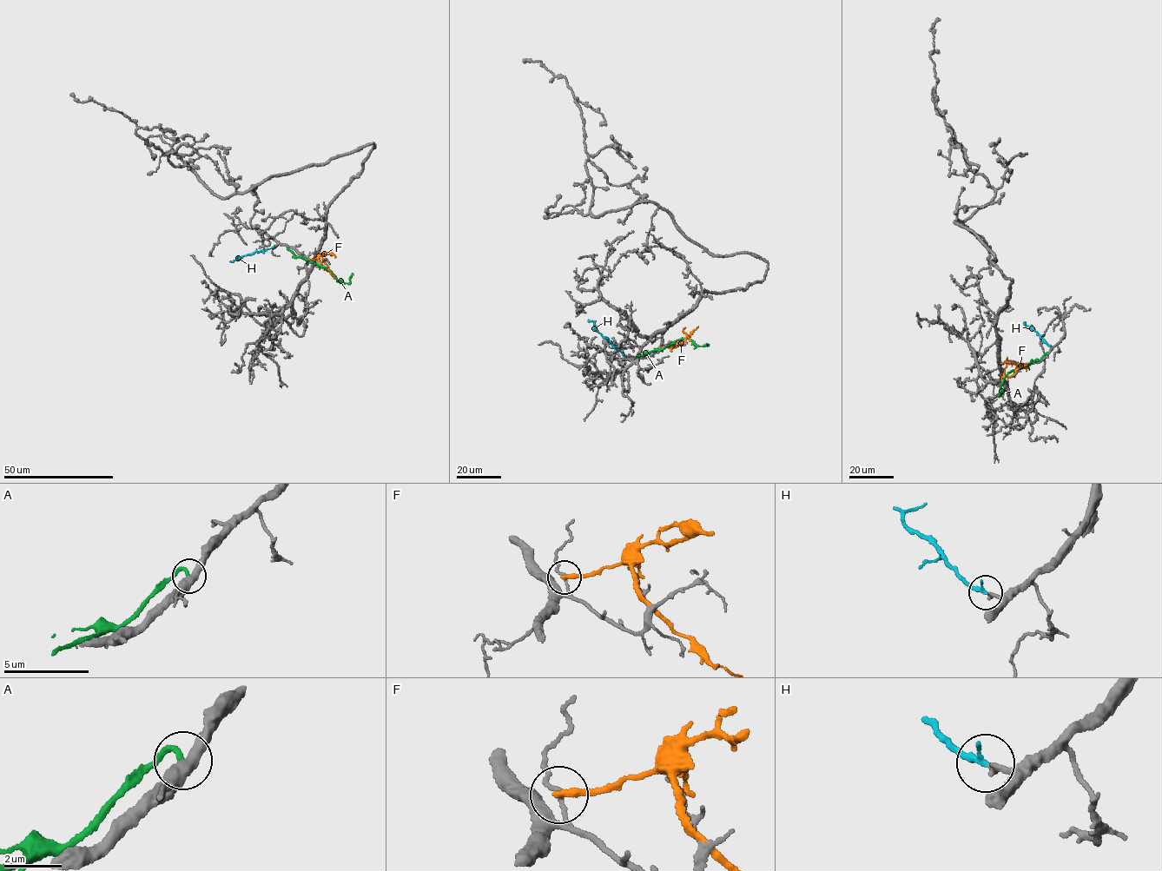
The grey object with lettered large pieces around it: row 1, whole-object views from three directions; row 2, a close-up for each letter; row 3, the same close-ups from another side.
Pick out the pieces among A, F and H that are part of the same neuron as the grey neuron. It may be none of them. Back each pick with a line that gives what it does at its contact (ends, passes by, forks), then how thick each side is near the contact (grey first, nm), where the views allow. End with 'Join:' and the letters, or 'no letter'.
H: it ends; calibres 150 and 240 nm
Join: H

